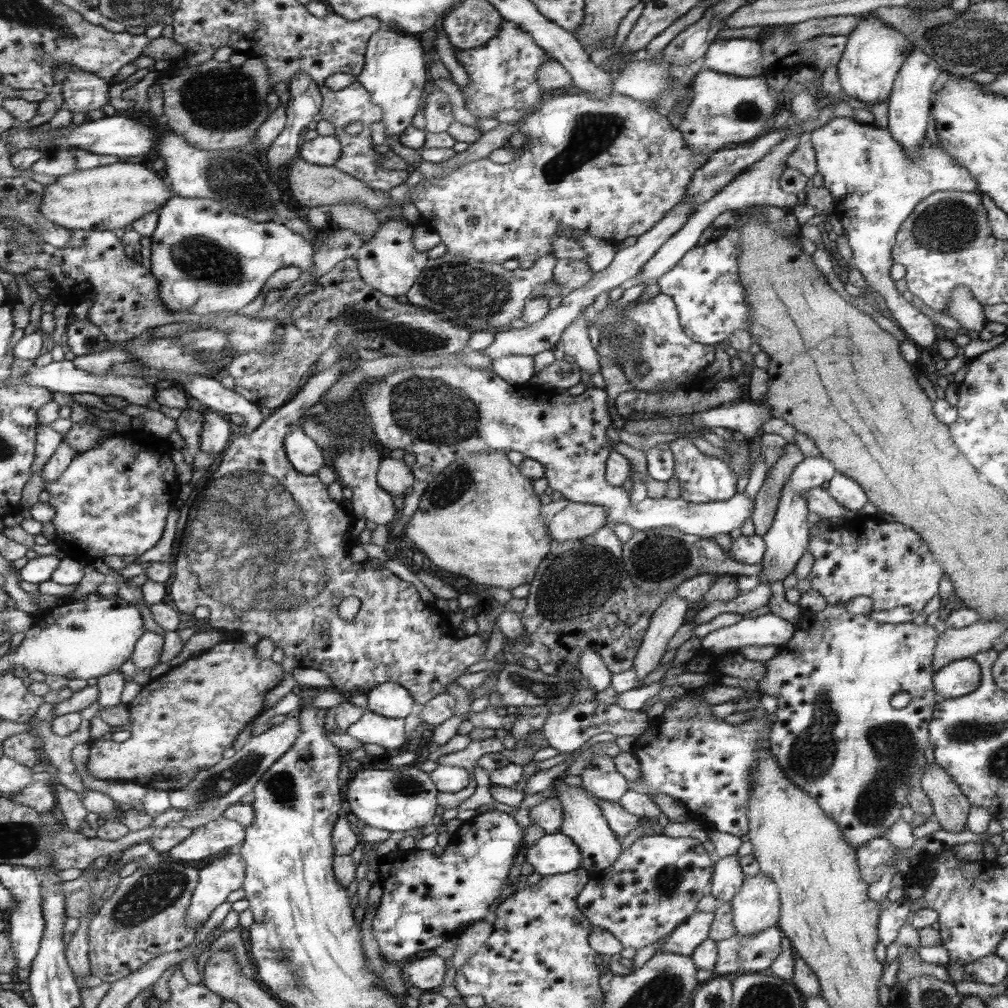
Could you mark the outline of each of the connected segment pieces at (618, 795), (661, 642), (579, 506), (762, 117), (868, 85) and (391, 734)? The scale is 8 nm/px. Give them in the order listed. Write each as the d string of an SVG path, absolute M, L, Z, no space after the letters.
M594 752L578 776L582 779L581 786L599 800L618 803L630 788L630 782L616 771L614 758L608 755L600 756Z
M670 594L659 606L659 610L651 616L651 623L647 629L646 638L639 648L634 668L636 668L636 689L641 687L644 679L660 664L668 649L670 639L686 623L685 614L691 603L687 598L680 598L677 594Z
M570 501L547 523L551 537L556 542L566 542L594 535L608 525L607 508L597 504L584 504Z
M704 69L694 75L691 85L694 97L678 120L677 128L696 156L710 158L728 144L759 139L770 130L768 119L774 116L774 110L782 109L782 96L774 98L770 95L766 76L742 78Z
M866 15L847 36L846 50L837 64L842 90L866 104L886 100L891 96L899 71L912 51L912 41L899 29L888 27L878 17Z
M367 710L356 724L349 726L345 732L363 744L383 746L386 748L386 755L392 755L394 748L399 749L408 742L404 719L384 717Z

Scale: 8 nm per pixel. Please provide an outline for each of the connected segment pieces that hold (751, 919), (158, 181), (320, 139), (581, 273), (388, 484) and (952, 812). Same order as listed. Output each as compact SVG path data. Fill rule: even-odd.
M762 872L744 879L729 905L733 923L740 937L751 937L767 928L776 927L782 914L782 897L779 885Z
M116 162L56 178L54 184L44 187L39 212L48 222L70 231L116 231L150 212L160 212L174 196L170 183L154 170L142 164Z
M318 135L300 146L299 156L308 164L332 167L342 156L342 146L334 135Z
M571 258L559 259L554 268L554 281L558 285L562 285L562 296L568 295L570 292L588 285L592 281L594 271L590 268L588 262L579 258L572 260Z
M388 454L379 464L378 483L393 497L405 495L406 488L414 484L415 475L403 459L392 459Z
M929 765L924 768L921 789L931 800L933 816L946 832L963 831L970 804L958 786L940 766Z

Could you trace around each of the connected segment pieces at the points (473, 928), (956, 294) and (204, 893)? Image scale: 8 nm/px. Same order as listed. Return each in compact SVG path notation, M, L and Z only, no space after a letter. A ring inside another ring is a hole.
M484 920L465 927L464 932L460 933L456 940L456 949L452 954L452 966L456 971L460 970L460 967L484 946L492 933L493 926Z
M962 285L956 287L947 305L949 307L946 311L949 311L952 318L955 318L968 331L975 330L980 333L988 322L983 313L984 304L980 304L972 297L972 289Z
M232 850L199 871L185 924L198 929L218 906L226 902L228 894L243 888L247 863L239 850Z

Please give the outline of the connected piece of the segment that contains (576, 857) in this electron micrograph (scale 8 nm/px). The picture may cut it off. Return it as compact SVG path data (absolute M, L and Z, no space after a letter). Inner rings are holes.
M546 833L528 849L525 860L542 876L559 875L582 867L583 852L564 833Z

